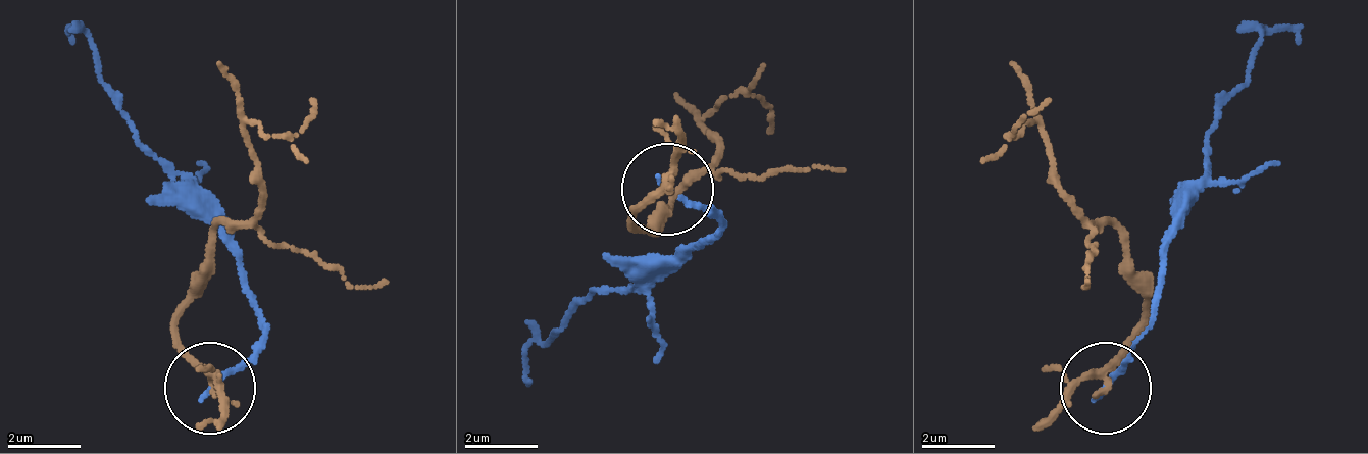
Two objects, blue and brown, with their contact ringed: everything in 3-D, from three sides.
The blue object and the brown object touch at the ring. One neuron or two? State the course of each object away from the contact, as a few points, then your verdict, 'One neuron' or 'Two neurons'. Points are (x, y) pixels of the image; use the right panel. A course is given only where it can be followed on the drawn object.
Course of blue: (1108, 390), (1145, 335), (1172, 207), (1209, 170), (1209, 134), (1255, 33), (1301, 42). Course of brown: (1108, 390), (1145, 298), (1126, 243), (1071, 198), (1044, 134), (1016, 134), (1053, 97). Two neurons

